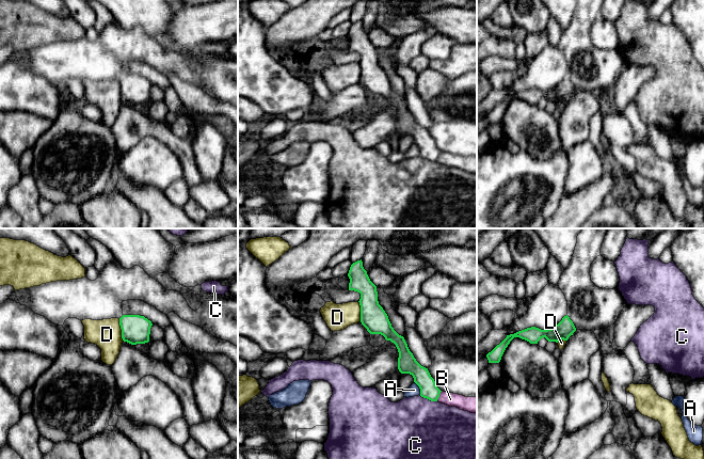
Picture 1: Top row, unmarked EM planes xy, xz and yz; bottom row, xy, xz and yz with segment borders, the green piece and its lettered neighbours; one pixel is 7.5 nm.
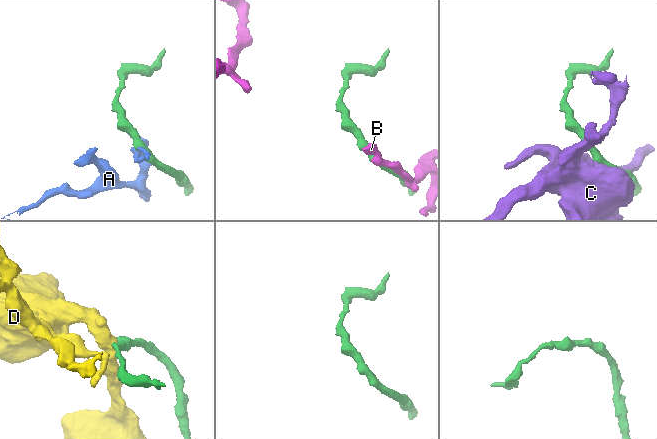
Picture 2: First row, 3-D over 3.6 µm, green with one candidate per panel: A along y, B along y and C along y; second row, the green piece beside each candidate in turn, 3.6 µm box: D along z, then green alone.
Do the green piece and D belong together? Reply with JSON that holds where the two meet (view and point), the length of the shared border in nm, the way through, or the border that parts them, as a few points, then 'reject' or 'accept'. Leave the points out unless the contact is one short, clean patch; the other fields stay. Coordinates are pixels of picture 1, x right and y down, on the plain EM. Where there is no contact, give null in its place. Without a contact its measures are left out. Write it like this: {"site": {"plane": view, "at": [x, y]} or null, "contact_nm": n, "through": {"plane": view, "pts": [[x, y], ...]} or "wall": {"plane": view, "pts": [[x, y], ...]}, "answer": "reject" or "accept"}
{"site": {"plane": "xy", "at": [122, 91]}, "contact_nm": 160, "wall": {"plane": "xy", "pts": [[118, 80], [123, 100]]}, "answer": "reject"}

